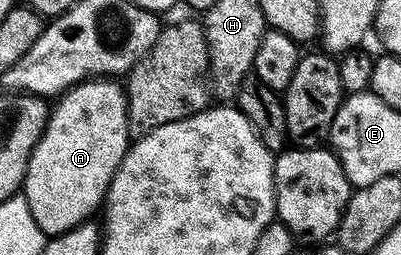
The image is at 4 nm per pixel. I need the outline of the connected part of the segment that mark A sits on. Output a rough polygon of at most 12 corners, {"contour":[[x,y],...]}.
{"contour":[[112,78],[68,89],[32,148],[45,237],[91,221],[128,153]]}

